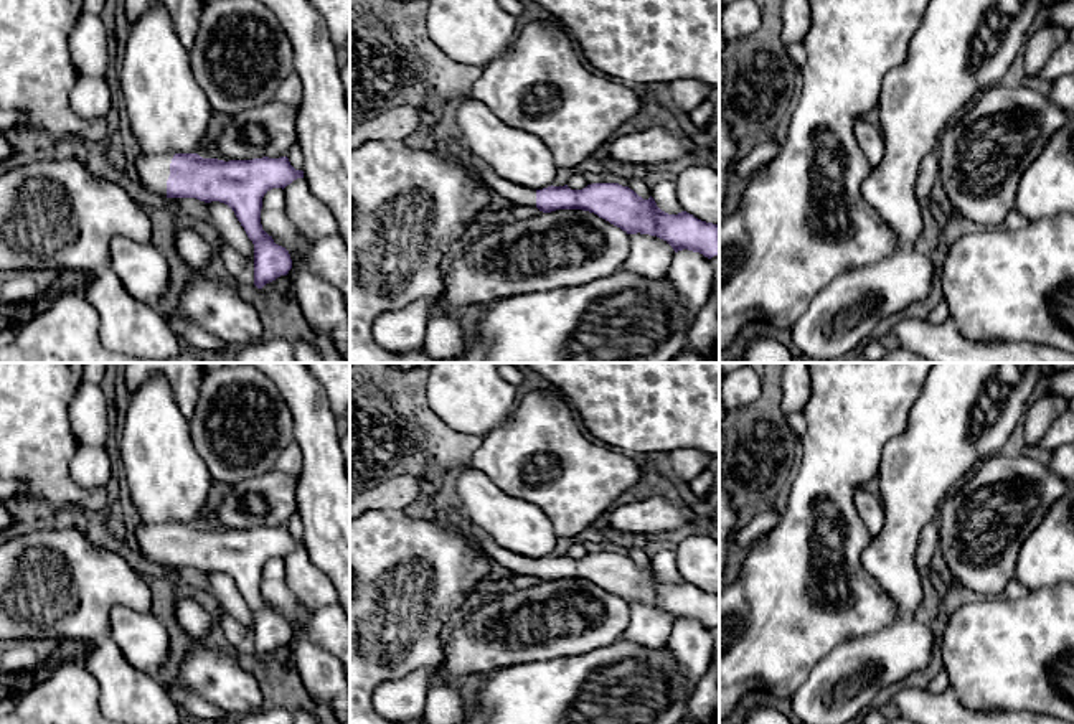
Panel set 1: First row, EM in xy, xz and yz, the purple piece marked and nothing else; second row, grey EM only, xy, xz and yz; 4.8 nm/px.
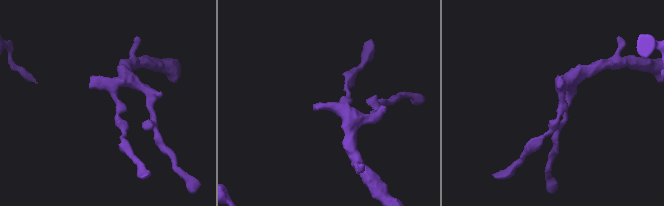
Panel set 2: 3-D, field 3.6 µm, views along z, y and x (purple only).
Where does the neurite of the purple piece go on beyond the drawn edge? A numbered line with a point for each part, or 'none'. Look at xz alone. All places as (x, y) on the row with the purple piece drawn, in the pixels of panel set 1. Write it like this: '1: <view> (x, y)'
1: xz (518, 195)

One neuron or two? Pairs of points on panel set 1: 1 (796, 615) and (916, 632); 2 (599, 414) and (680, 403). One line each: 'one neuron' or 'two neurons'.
1: two neurons
2: one neuron

